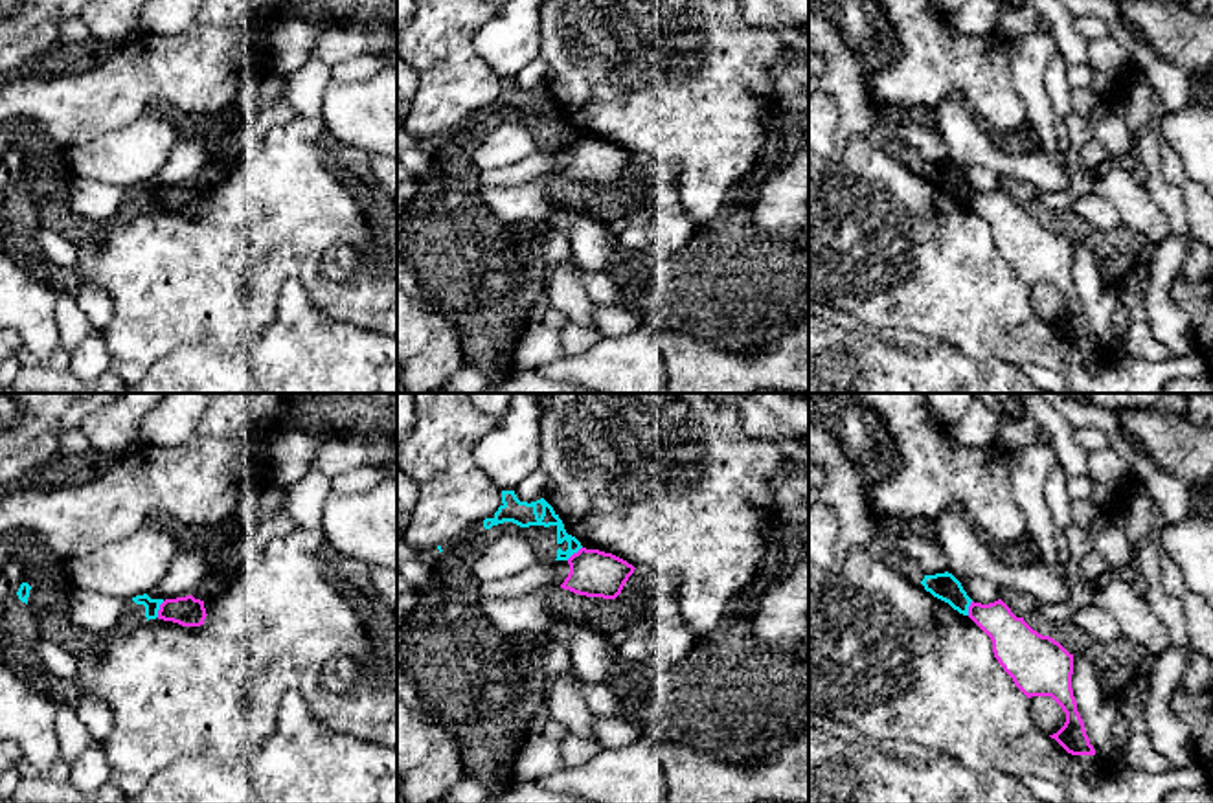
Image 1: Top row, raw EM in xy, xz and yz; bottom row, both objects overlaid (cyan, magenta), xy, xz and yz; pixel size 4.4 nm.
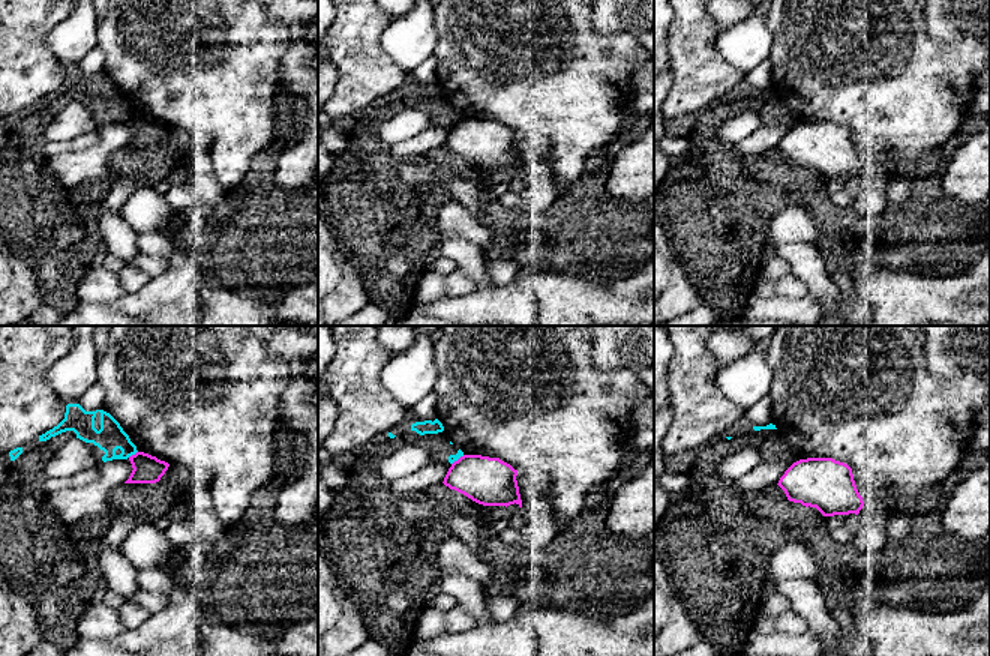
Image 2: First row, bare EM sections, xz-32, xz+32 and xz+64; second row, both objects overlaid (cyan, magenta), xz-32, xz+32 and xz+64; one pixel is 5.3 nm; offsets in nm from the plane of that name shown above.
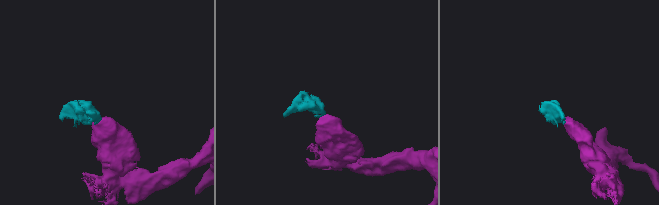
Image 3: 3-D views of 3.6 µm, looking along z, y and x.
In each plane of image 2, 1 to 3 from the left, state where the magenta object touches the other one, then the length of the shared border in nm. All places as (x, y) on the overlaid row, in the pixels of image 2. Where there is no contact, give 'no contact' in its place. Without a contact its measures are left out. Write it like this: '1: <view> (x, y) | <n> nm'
1: xz-32 (132, 454) | 70 nm
2: xz+32 (458, 458) | 90 nm
3: no contact

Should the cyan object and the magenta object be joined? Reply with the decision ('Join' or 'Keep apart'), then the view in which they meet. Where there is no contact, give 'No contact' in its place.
Keep apart. Touches cyan in xy

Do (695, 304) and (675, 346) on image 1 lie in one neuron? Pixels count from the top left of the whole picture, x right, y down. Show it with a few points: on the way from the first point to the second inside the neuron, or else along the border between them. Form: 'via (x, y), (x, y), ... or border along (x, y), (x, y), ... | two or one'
border along (664, 326), (714, 339), (723, 348) | two

